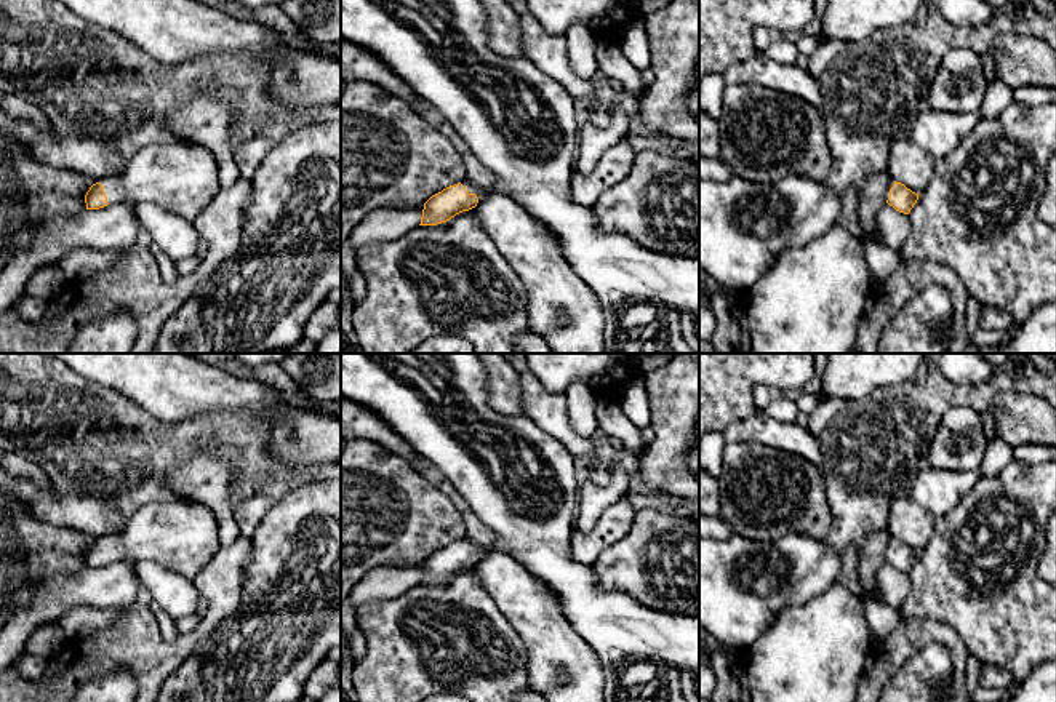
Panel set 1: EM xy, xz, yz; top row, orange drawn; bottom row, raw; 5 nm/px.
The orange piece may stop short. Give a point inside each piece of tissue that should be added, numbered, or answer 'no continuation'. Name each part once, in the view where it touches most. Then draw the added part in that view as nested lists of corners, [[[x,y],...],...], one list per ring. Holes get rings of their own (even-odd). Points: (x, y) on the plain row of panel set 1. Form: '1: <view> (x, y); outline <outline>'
1: xy (181, 536); outline [[[149,502],[122,534],[99,539],[107,561],[154,561],[194,580],[219,550],[216,513],[200,502]]]

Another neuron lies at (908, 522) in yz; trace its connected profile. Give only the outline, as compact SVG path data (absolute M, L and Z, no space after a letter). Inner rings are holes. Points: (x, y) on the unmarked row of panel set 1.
M909 496L891 501L888 510L888 532L915 552L923 552L936 529L936 518Z

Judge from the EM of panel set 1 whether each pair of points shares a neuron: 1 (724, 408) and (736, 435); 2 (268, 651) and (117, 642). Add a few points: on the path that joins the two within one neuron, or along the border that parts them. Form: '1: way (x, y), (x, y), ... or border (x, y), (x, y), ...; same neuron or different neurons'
1: border (759, 411), (732, 421), (720, 432); different neurons
2: border (221, 619), (170, 674); different neurons

